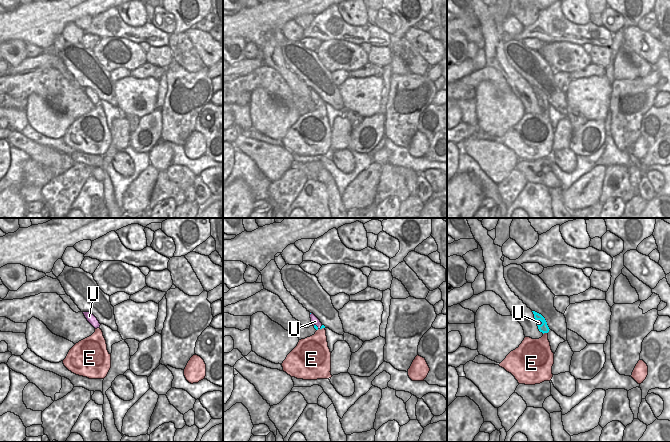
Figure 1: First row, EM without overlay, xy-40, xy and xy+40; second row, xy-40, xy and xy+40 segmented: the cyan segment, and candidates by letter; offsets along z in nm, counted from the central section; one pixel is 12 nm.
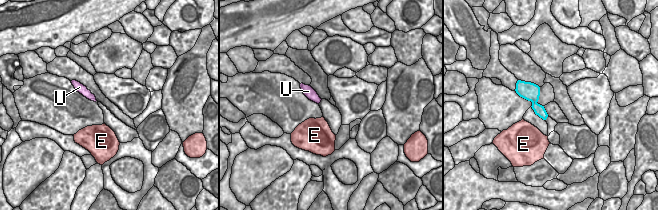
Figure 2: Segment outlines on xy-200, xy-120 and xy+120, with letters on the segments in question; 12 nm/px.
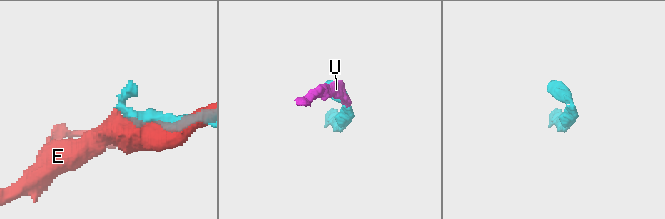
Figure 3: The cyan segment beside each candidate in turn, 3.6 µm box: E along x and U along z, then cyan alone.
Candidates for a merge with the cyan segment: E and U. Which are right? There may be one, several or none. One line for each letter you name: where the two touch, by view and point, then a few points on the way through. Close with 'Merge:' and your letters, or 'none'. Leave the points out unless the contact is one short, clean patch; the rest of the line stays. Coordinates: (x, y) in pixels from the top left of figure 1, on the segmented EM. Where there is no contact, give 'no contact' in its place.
U: meets cyan in xy+40 at (539, 319); runs through xy+40 (543, 328), (539, 319), (538, 322)
Merge: U

